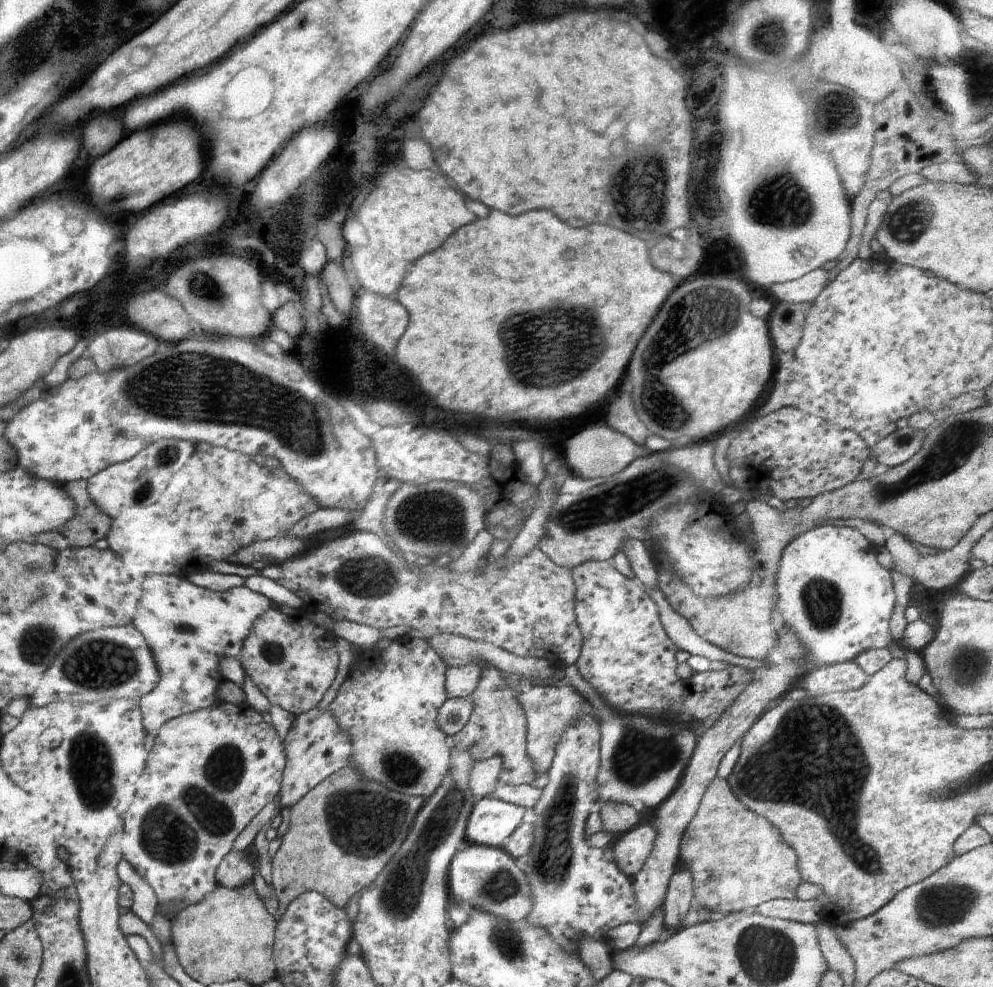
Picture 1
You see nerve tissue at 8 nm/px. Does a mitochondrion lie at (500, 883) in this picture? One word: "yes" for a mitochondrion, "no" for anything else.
yes

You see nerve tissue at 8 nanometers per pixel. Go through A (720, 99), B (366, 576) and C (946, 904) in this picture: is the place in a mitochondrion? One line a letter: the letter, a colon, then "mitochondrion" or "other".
A: other
B: mitochondrion
C: mitochondrion

